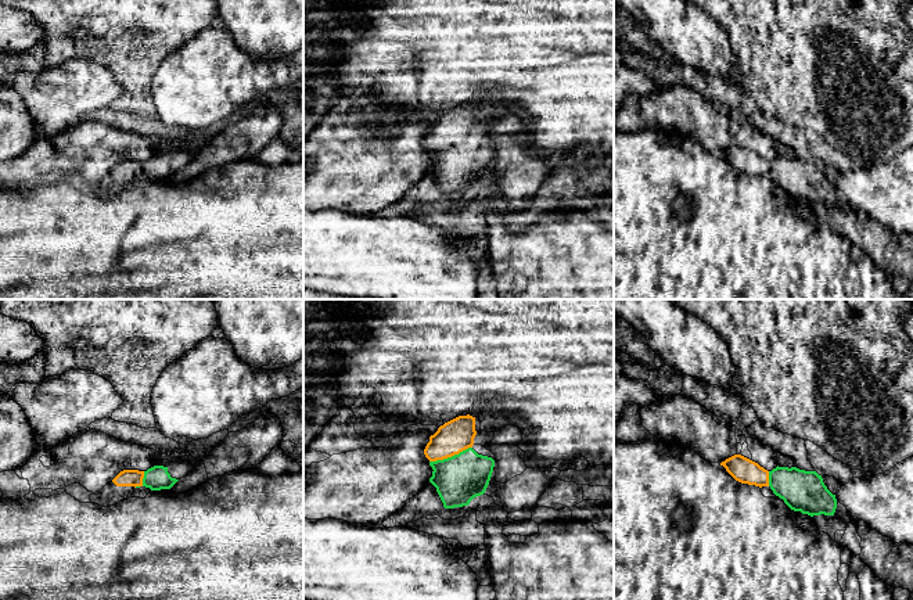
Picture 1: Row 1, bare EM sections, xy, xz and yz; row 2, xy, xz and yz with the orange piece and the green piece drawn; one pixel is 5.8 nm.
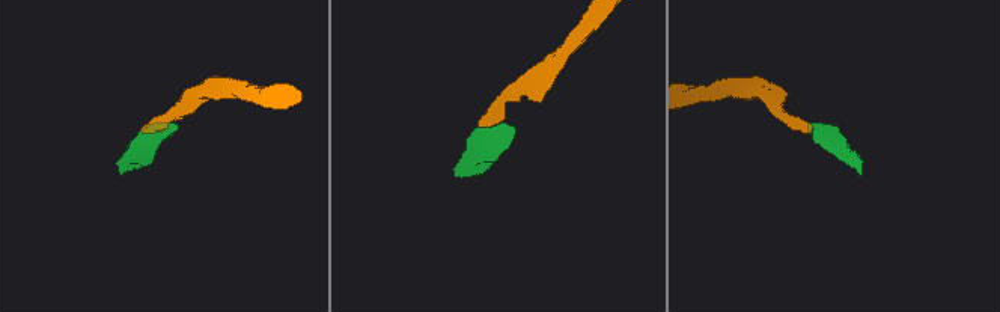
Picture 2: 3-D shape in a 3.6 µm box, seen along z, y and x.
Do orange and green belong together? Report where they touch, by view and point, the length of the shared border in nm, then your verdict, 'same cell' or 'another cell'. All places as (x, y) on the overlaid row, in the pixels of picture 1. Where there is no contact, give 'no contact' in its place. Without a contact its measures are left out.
xz (450, 456) | 260 nm | same cell

